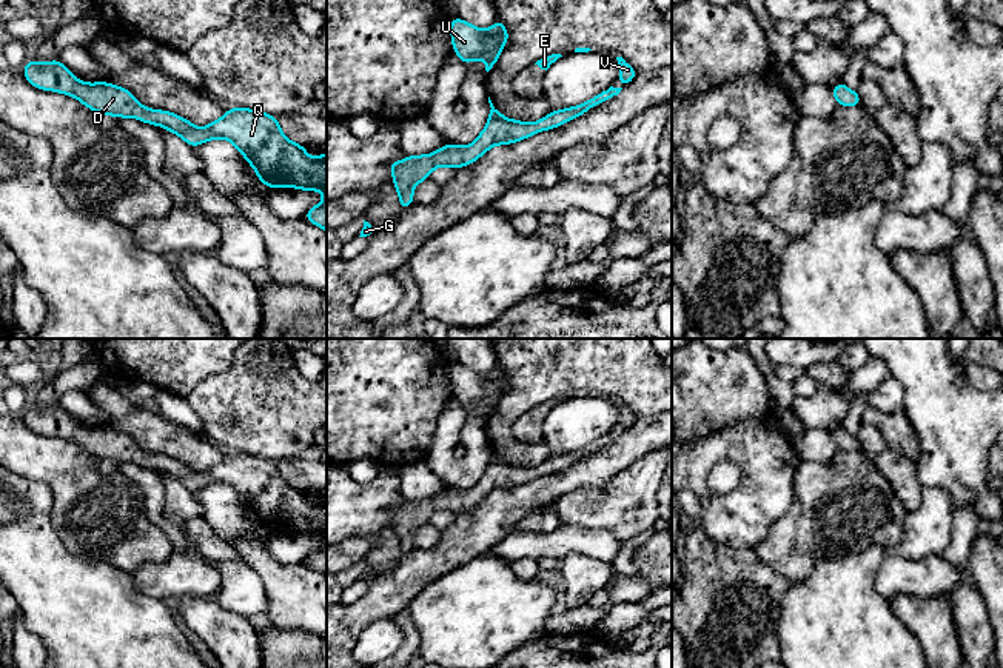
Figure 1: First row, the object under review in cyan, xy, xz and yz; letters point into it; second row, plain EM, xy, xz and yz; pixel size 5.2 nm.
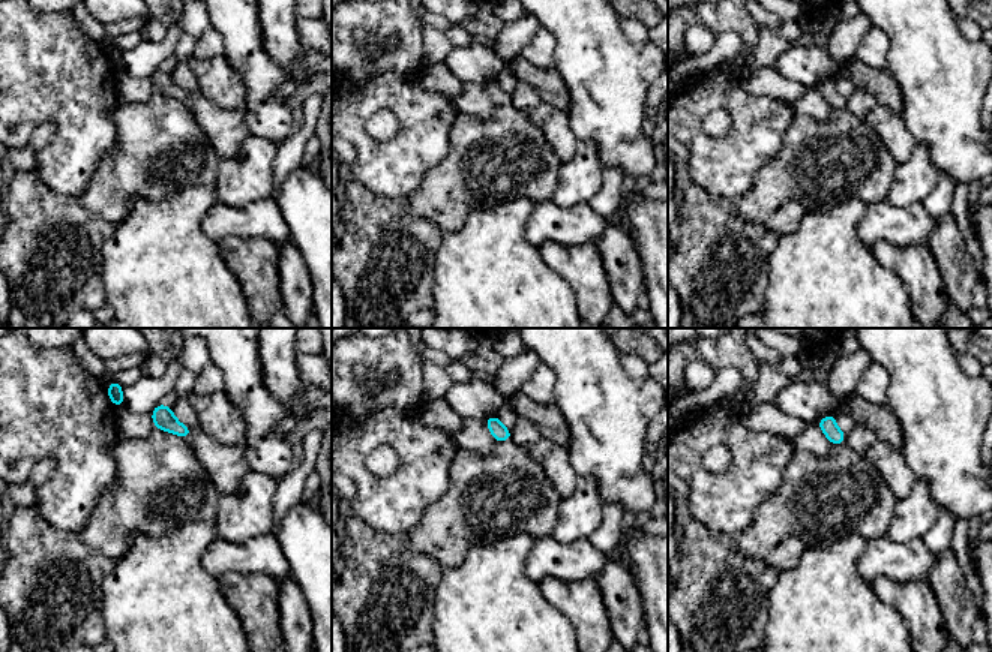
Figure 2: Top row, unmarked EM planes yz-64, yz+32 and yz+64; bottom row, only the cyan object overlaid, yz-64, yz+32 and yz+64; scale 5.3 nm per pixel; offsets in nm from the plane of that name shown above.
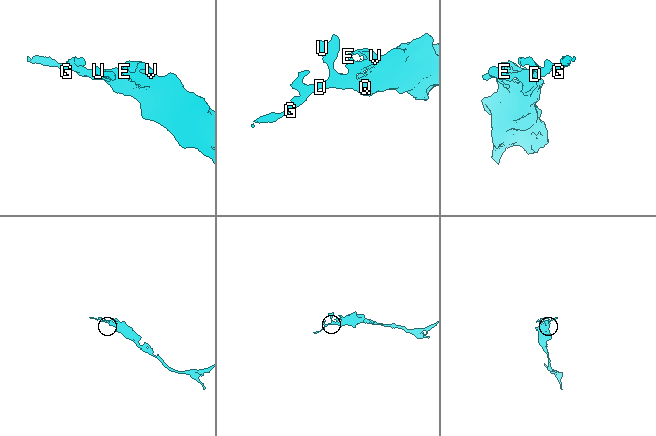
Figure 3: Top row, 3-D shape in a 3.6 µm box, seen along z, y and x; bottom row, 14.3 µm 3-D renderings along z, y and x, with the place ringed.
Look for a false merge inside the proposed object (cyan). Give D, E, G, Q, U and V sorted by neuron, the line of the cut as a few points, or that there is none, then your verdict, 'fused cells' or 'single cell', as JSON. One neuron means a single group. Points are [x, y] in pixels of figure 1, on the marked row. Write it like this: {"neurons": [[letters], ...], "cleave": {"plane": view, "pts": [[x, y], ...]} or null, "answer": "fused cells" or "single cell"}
{"neurons": [["D", "E", "G", "Q", "U", "V"]], "cleave": null, "answer": "single cell"}

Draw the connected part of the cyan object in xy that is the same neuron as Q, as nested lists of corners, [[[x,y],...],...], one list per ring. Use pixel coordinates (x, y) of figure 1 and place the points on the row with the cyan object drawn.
[[[29,60],[23,68],[25,78],[37,89],[71,95],[92,112],[116,119],[133,117],[162,126],[182,137],[191,148],[213,139],[228,139],[254,168],[259,180],[268,188],[297,188],[322,191],[325,200],[307,211],[304,219],[327,232],[327,152],[311,159],[305,146],[290,142],[277,117],[234,106],[205,128],[196,128],[186,119],[142,106],[125,88],[112,83],[83,83],[60,62],[39,63]]]

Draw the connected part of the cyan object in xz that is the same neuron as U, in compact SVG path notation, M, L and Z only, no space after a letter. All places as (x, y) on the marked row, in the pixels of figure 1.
M459 17L450 18L450 34L453 52L467 66L470 62L484 58L488 72L499 58L507 40L508 31L499 18L490 29L479 29Z

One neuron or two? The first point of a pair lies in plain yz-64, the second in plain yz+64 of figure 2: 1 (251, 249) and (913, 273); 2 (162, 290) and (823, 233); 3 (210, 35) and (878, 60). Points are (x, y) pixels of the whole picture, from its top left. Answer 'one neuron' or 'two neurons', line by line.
1: one neuron
2: one neuron
3: one neuron

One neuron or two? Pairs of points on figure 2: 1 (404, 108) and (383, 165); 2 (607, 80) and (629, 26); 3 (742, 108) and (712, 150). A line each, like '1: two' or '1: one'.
1: one
2: two
3: one

